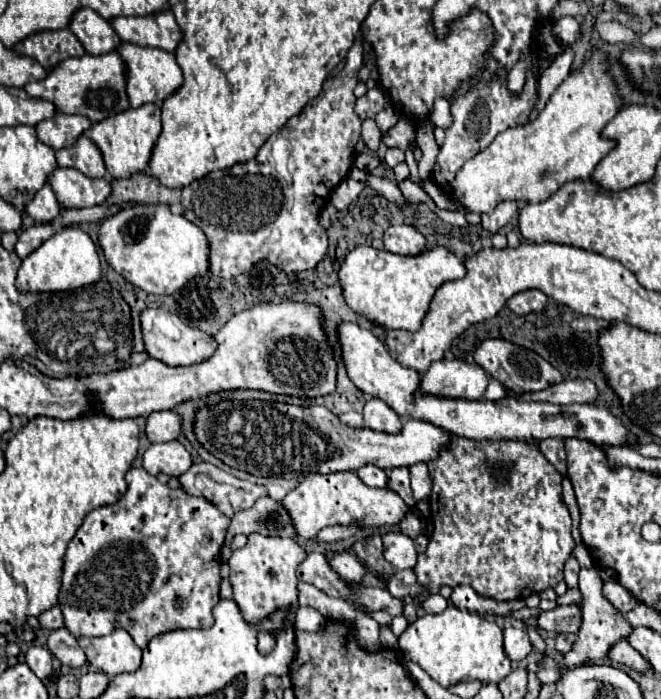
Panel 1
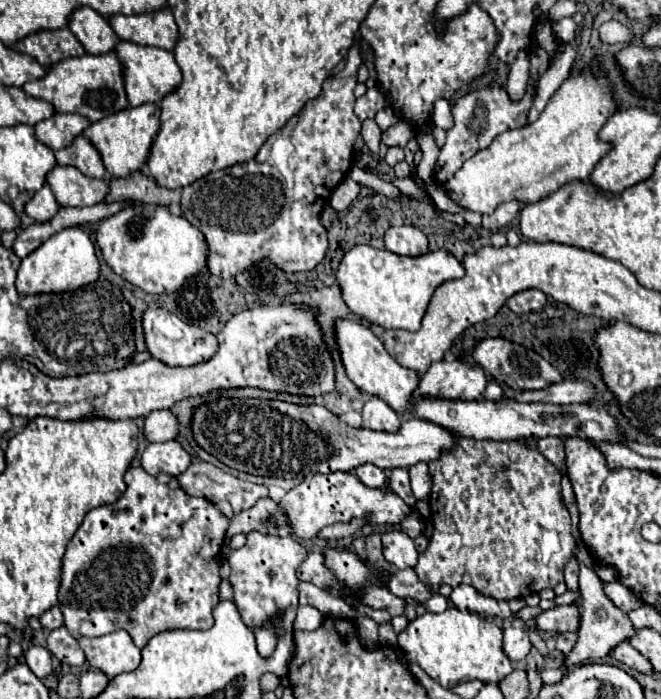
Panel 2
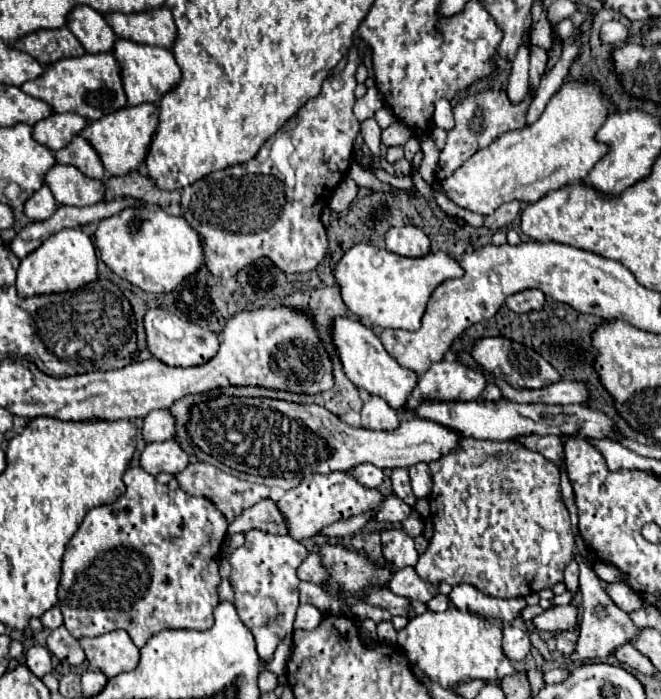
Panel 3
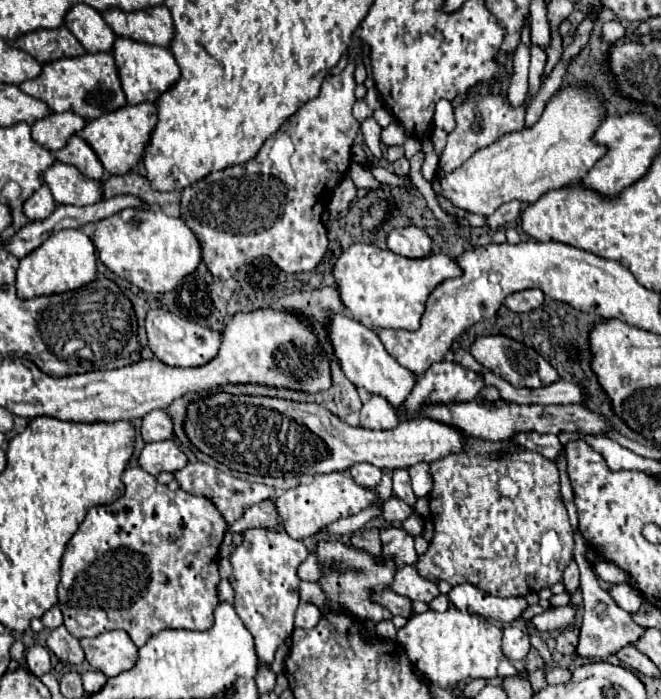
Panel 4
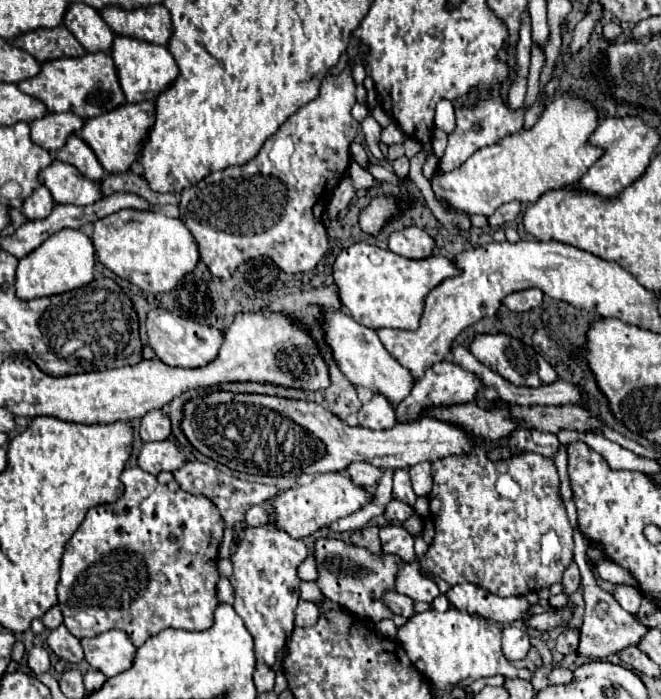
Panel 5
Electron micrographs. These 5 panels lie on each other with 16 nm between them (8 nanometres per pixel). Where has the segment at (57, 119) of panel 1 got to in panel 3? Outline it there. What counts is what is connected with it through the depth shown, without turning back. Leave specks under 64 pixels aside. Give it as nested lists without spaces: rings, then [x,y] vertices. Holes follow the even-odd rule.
[[[52,114],[50,118],[44,118],[34,124],[34,138],[48,146],[50,150],[60,150],[72,142],[74,136],[78,136],[88,126],[88,120],[84,116],[76,114]]]

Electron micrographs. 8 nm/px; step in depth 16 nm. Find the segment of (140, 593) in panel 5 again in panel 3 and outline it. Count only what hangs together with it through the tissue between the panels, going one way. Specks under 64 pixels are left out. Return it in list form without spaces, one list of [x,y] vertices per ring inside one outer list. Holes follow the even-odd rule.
[[[128,468],[124,484],[126,492],[114,504],[92,508],[86,514],[66,546],[58,588],[58,606],[64,614],[64,626],[74,638],[102,636],[122,628],[138,648],[162,630],[212,628],[212,610],[220,602],[218,566],[228,520],[210,500],[190,496],[182,488],[170,490],[142,468]]]

